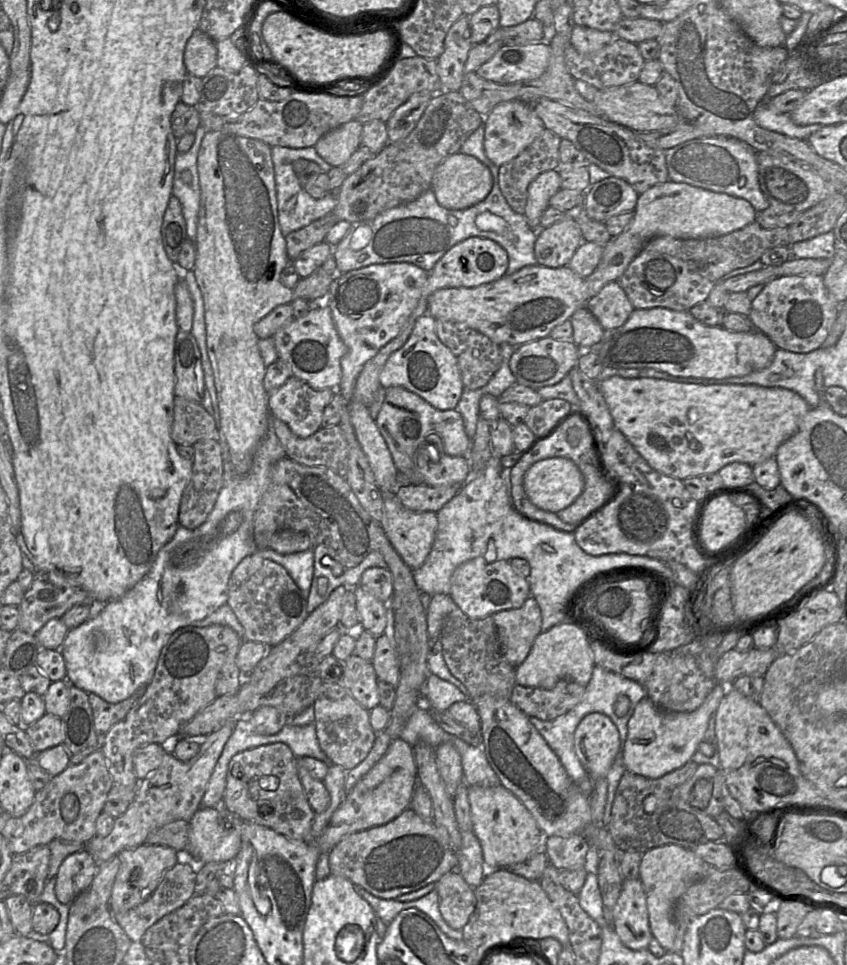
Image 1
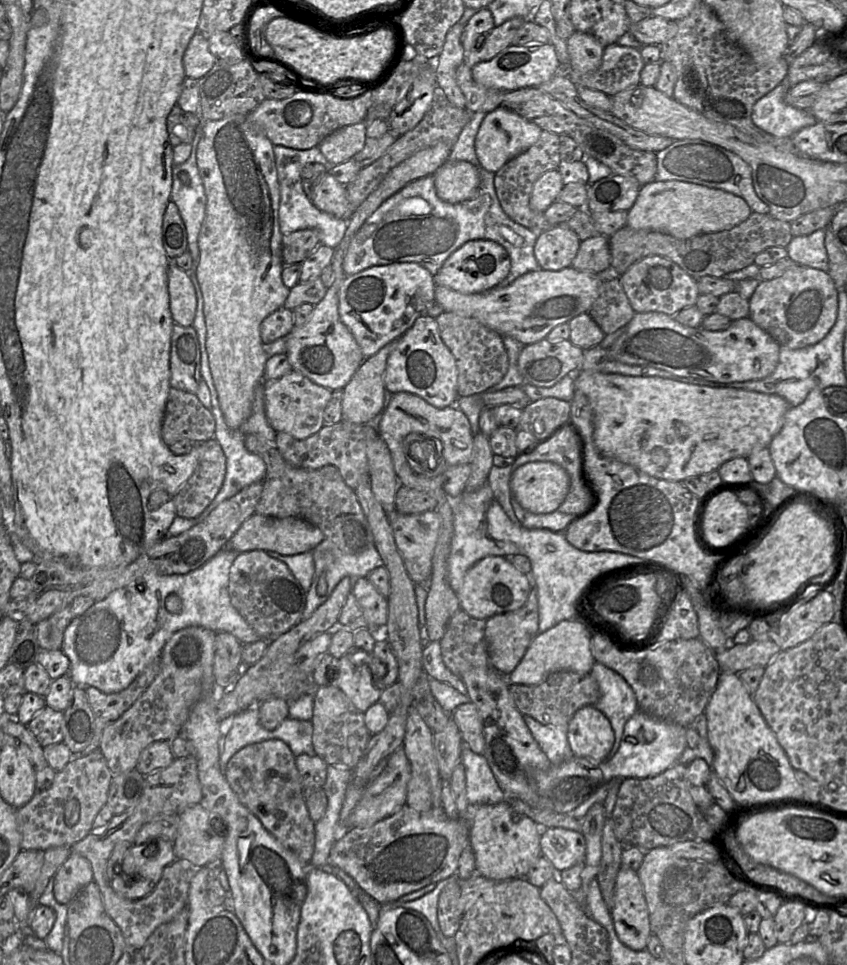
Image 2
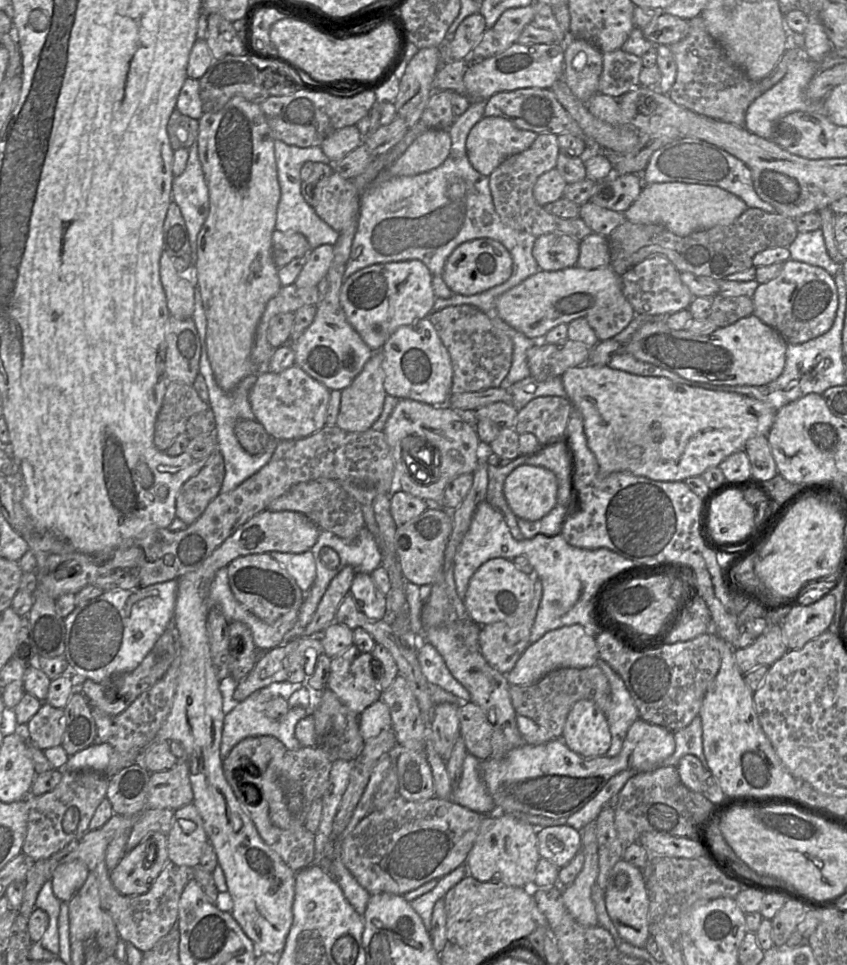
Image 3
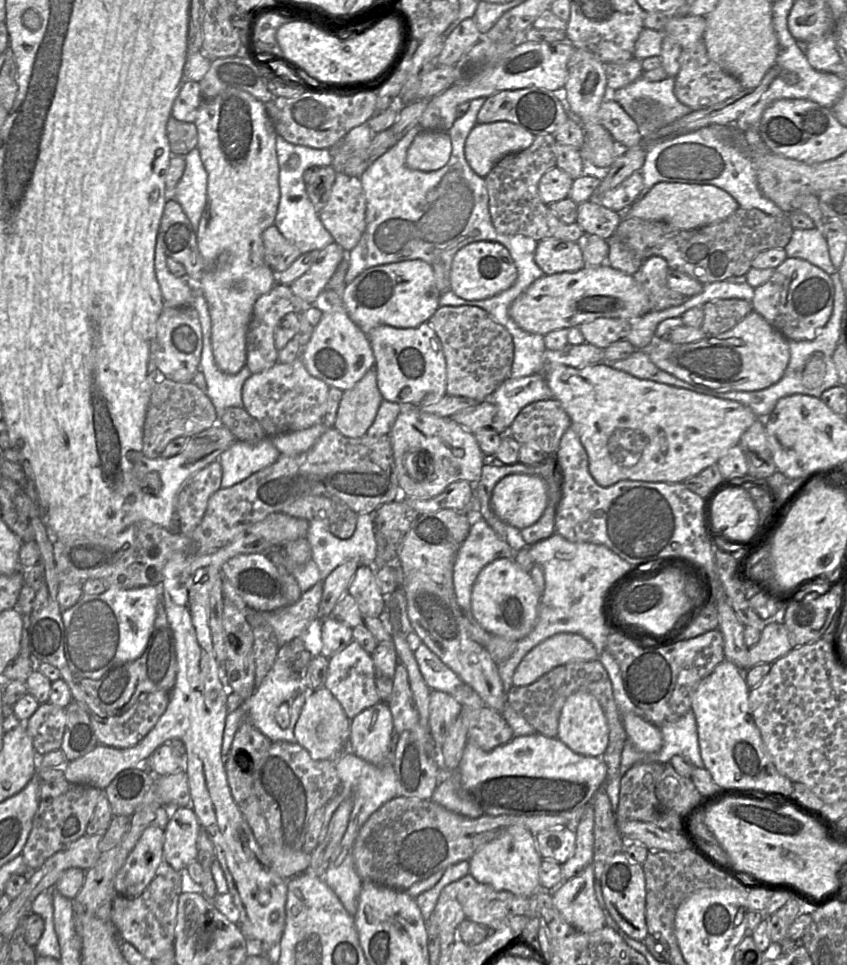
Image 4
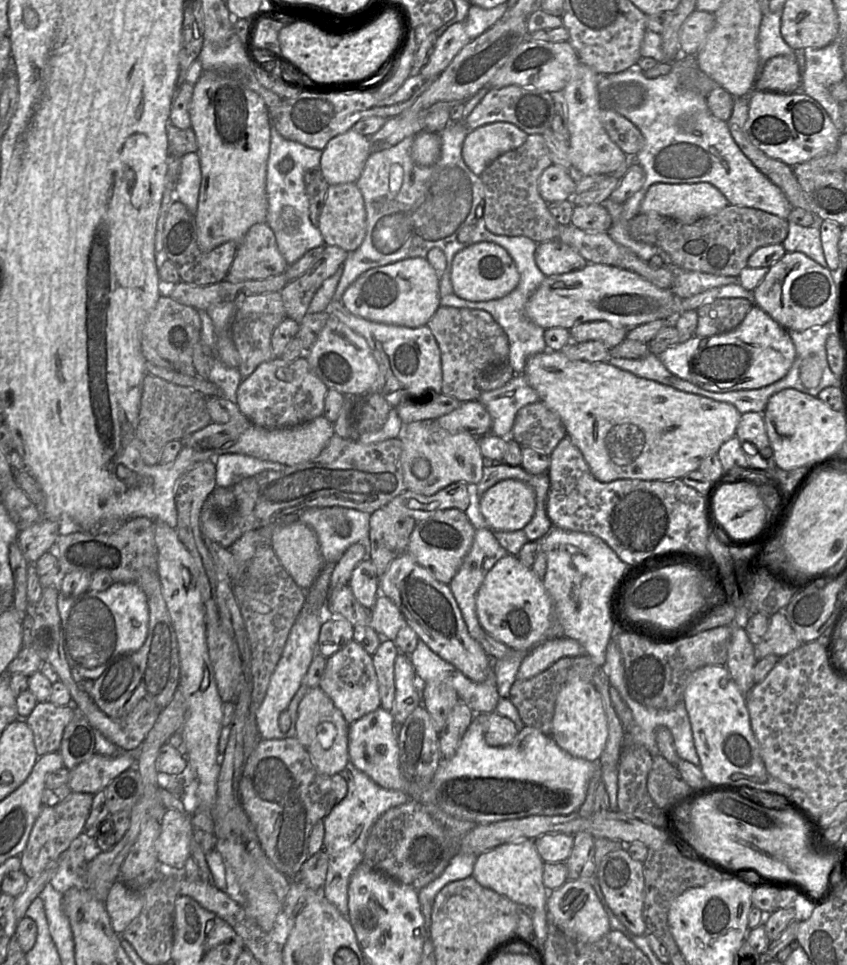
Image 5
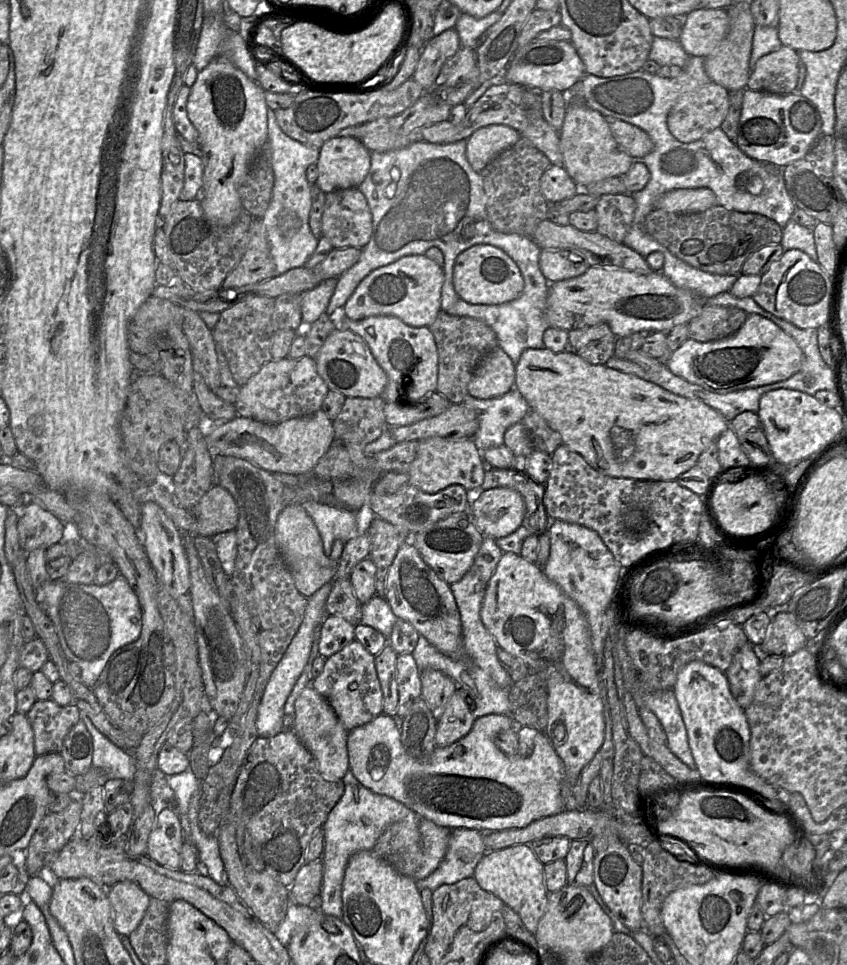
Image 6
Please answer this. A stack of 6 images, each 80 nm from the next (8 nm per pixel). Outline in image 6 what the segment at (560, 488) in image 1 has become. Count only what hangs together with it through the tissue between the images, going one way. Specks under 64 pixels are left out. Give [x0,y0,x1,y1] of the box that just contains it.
[471,487,525,539]

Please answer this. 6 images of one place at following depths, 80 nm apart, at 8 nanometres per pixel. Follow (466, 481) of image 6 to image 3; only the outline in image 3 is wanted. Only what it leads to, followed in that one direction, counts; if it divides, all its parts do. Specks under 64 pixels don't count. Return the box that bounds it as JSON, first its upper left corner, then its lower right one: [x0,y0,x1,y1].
[383,399,491,508]

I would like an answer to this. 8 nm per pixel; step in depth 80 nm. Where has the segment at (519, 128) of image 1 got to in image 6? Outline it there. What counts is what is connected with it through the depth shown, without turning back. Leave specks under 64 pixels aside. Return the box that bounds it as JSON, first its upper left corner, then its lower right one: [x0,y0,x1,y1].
[467,125,521,173]

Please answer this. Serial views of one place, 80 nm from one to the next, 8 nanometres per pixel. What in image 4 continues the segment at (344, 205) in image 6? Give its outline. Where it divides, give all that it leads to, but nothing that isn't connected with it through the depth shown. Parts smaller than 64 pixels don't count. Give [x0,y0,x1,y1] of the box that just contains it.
[319,173,366,252]

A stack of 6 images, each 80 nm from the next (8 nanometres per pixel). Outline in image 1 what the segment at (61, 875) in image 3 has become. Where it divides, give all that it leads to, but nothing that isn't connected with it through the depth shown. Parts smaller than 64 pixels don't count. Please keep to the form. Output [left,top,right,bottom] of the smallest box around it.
[55,849,97,904]

